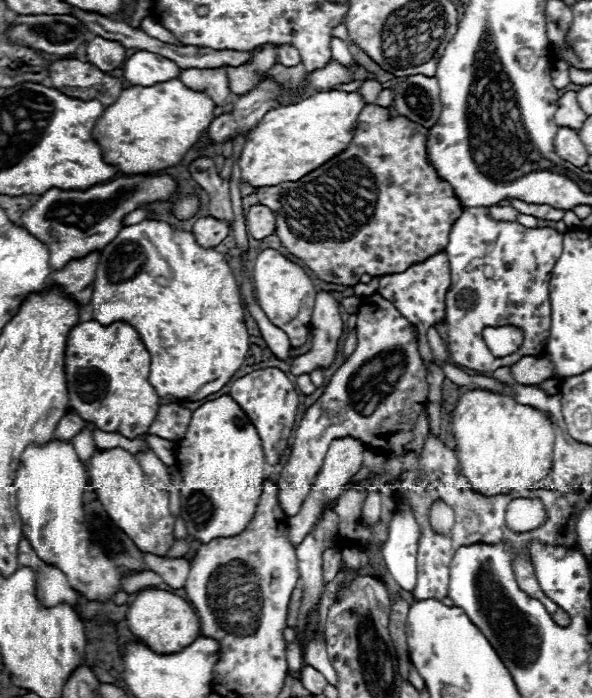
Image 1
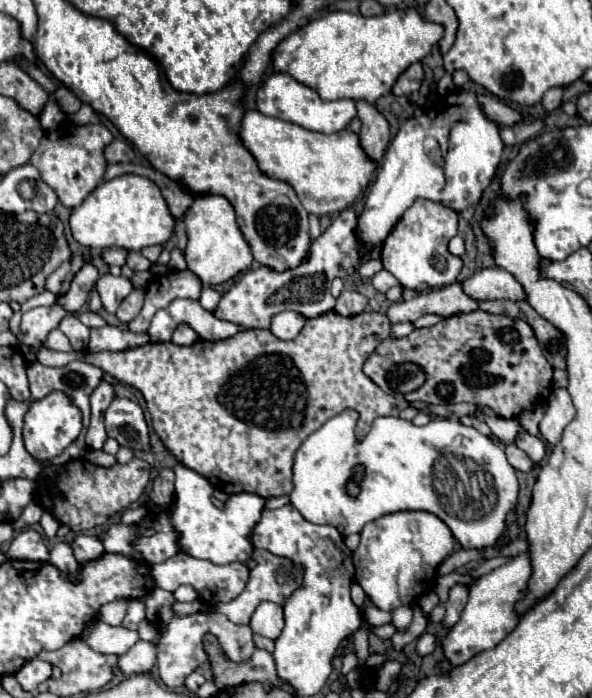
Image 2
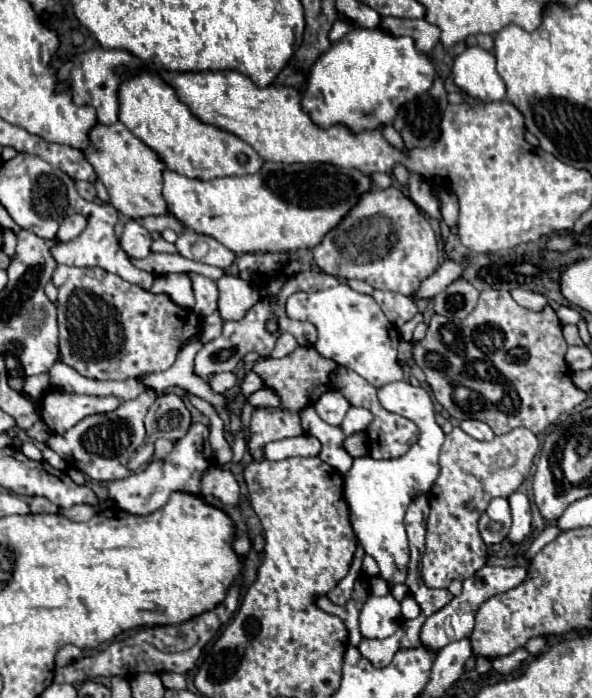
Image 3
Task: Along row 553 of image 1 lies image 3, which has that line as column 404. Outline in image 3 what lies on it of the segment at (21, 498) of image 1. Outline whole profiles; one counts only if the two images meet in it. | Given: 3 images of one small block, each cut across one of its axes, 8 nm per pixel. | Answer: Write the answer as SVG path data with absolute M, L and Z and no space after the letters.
M352 28L340 42L336 42L320 60L312 66L308 88L304 90L302 108L308 112L308 116L318 126L332 126L332 124L346 124L352 130L372 130L378 128L380 122L390 124L396 116L398 108L408 102L410 98L416 98L434 84L436 70L428 54L422 54L416 50L414 40L408 36L394 36L388 30L374 28Z

